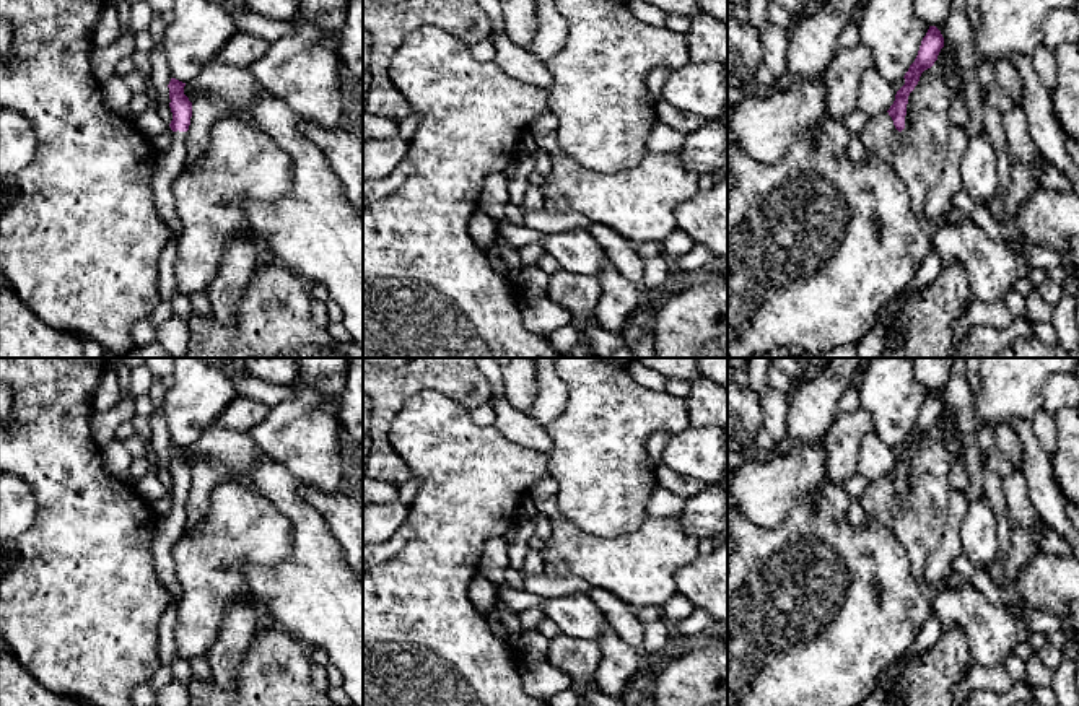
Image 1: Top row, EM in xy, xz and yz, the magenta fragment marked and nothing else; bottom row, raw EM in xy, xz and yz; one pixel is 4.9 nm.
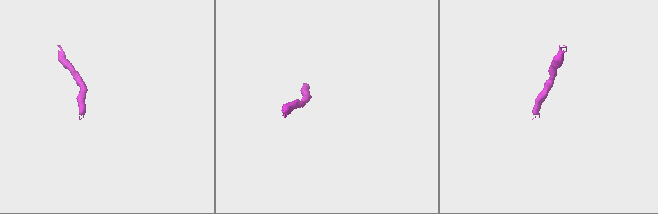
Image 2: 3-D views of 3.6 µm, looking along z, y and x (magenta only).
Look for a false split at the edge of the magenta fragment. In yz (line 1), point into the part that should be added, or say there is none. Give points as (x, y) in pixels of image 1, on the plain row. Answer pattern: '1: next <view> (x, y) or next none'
1: next none

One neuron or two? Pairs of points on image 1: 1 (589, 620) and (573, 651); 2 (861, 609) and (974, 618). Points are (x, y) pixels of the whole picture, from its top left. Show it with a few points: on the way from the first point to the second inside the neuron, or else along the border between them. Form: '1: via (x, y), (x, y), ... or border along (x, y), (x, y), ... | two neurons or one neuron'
1: border along (560, 633), (598, 643) | two neurons
2: border along (930, 601), (931, 614) | two neurons

